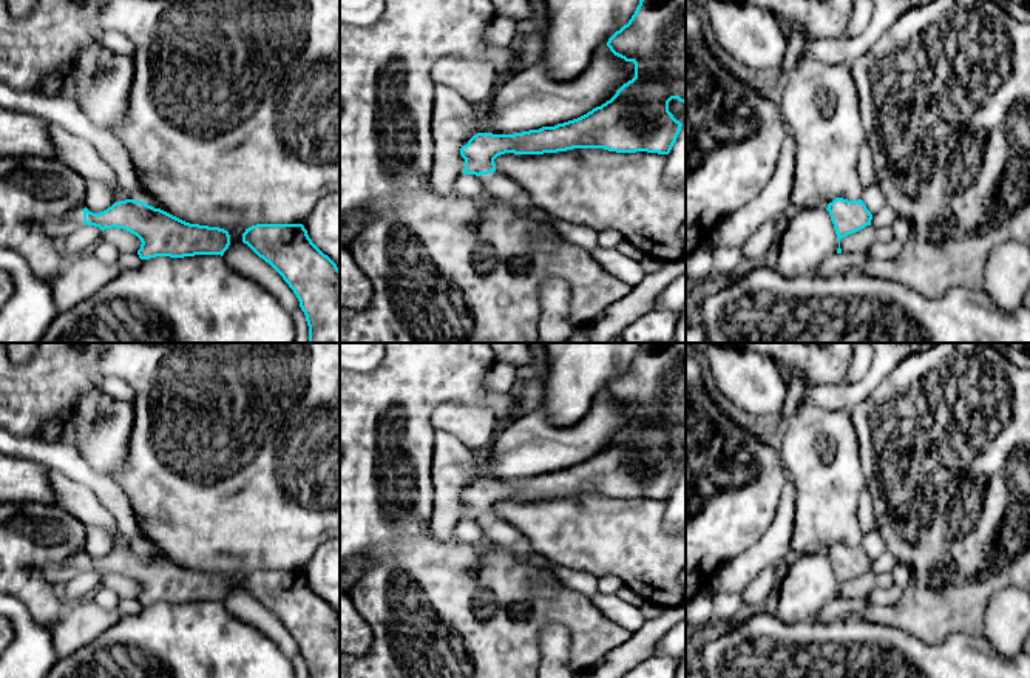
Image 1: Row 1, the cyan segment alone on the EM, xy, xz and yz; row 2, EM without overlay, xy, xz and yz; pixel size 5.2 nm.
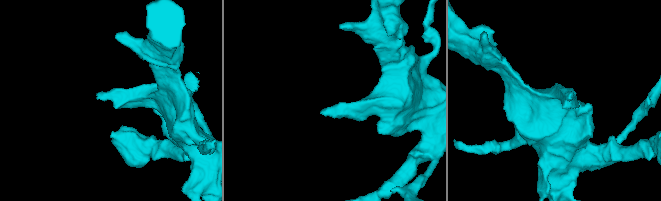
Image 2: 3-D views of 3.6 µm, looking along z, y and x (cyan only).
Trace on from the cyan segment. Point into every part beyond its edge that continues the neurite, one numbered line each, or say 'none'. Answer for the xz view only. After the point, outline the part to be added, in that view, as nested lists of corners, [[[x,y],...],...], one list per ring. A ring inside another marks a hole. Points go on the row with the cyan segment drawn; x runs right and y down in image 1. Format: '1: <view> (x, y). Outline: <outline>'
none

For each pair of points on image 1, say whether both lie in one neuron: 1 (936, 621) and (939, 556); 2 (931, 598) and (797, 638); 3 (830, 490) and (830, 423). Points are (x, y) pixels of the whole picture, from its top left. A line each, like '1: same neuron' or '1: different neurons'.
1: same neuron
2: different neurons
3: same neuron

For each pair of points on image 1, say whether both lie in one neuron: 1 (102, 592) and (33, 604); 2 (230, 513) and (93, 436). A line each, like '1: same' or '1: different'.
1: different
2: different

